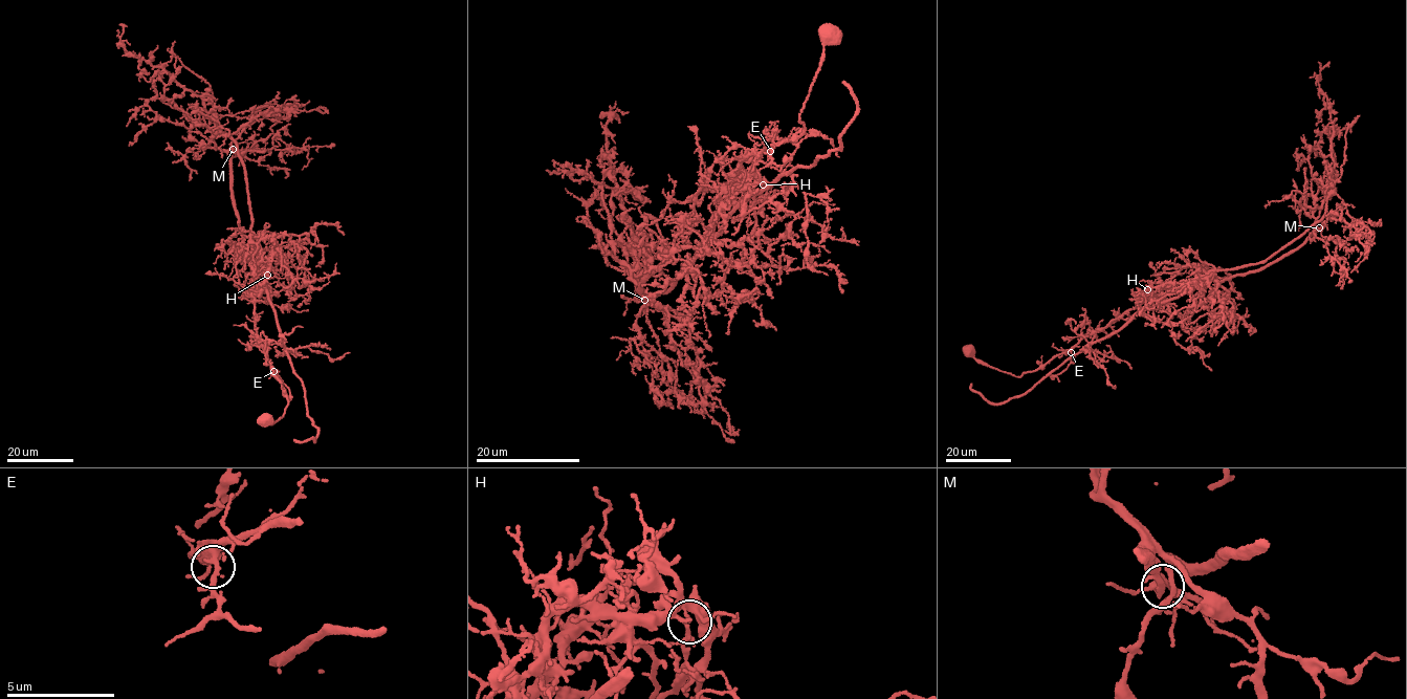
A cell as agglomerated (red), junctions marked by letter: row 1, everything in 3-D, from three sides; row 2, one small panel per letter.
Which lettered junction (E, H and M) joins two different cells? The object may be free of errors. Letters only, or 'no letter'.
H

